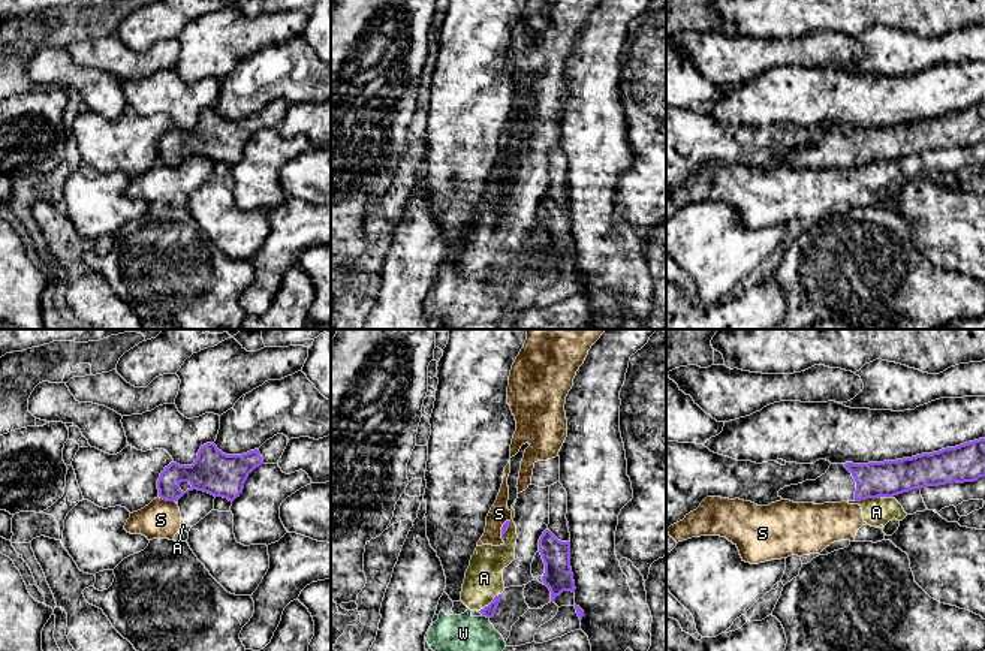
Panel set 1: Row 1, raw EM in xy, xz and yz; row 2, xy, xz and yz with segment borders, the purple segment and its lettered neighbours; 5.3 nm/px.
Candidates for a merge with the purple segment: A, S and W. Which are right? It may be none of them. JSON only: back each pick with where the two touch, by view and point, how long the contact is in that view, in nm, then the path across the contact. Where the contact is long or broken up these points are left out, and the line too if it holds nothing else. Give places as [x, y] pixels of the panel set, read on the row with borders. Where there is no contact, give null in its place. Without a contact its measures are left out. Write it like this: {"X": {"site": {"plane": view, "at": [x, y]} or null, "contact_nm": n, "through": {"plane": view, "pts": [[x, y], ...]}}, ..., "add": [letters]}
{"add": []}

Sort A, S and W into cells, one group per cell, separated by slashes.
A S W

